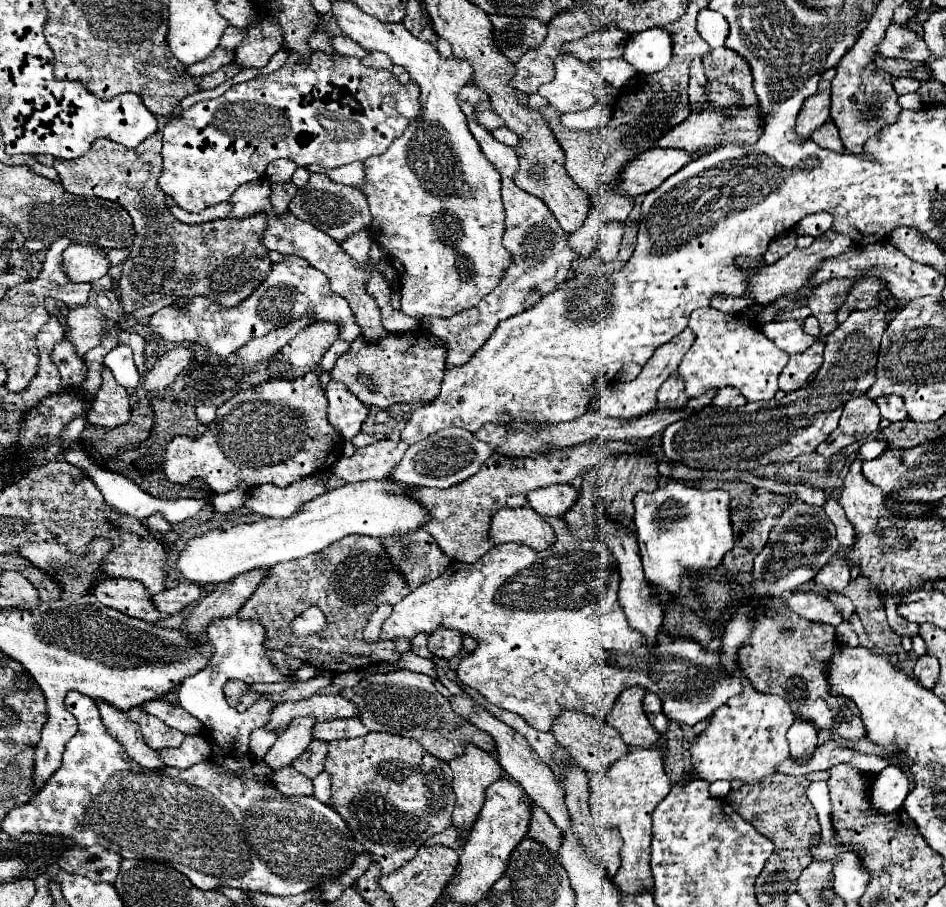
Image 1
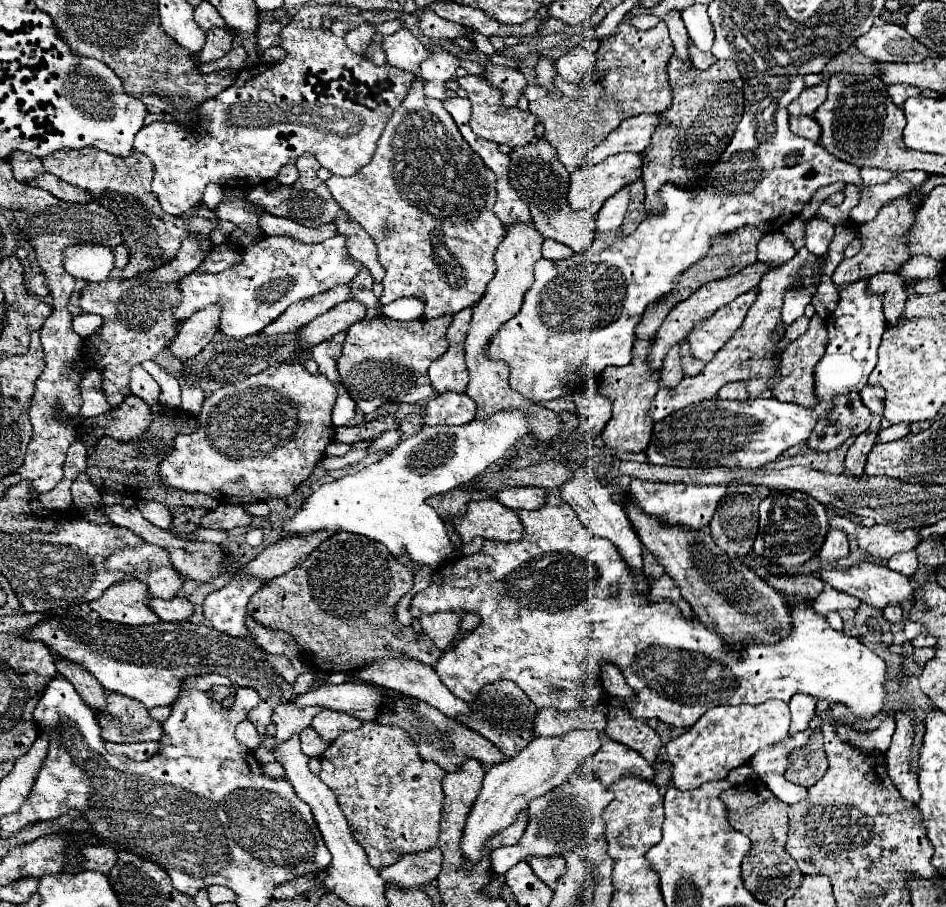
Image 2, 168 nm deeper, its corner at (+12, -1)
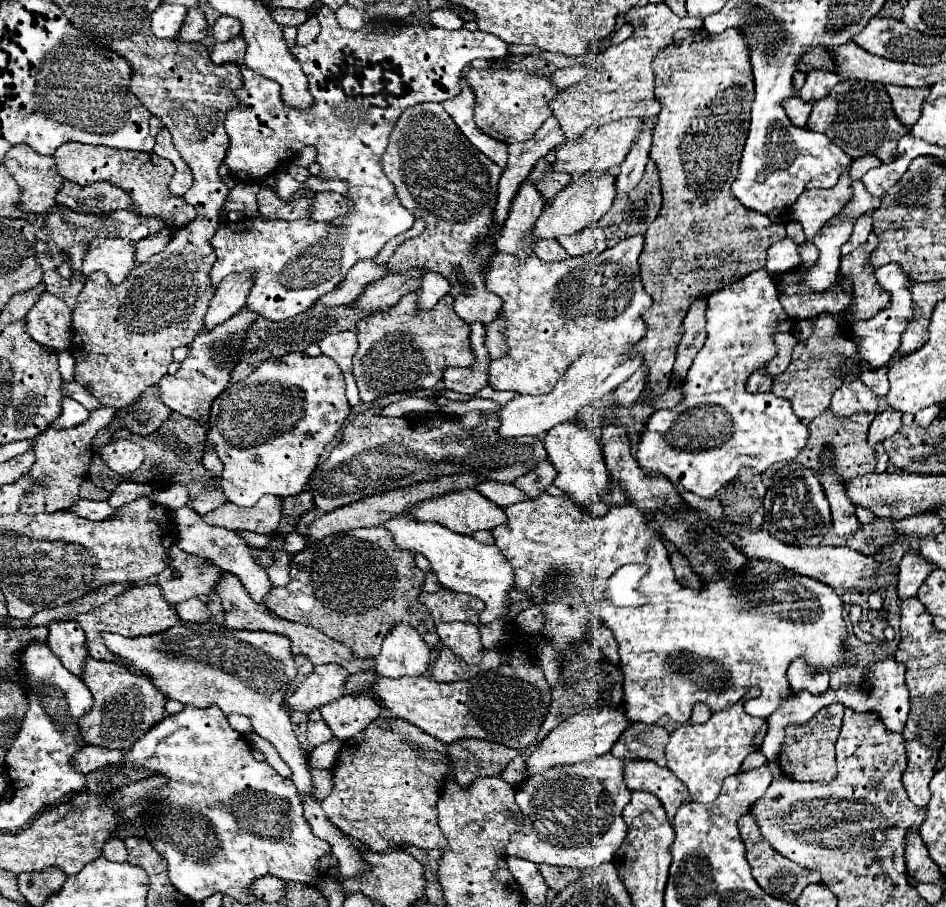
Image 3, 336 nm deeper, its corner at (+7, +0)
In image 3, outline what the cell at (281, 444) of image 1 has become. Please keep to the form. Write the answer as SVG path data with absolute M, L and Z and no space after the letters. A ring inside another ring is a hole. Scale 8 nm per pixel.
M289 353L281 359L261 363L249 377L231 383L211 405L205 441L205 447L213 447L223 463L221 489L227 501L241 507L253 507L265 493L277 497L299 495L315 471L325 445L341 429L349 411L343 373L337 363L325 355L309 357L305 353Z

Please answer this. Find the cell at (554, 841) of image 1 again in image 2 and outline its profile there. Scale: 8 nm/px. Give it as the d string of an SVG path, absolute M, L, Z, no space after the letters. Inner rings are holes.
M532 856L528 858L528 864L534 870L534 874L550 888L554 888L556 880L566 872L566 864L562 856L556 856L556 858L534 858Z

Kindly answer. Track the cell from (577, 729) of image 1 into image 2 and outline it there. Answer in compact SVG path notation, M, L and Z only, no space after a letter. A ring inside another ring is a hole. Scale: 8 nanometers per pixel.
M602 734L602 740L604 740L602 750L596 756L588 758L584 764L580 764L578 768L580 774L592 770L598 774L604 786L624 776L638 776L648 782L654 780L656 770L638 752L632 752L628 746L608 740L604 734Z

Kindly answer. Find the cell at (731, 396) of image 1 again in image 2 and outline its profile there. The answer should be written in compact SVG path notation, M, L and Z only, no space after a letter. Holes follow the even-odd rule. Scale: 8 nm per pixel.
M732 382L724 385L720 390L720 396L724 396L724 392L728 392L728 398L732 400L748 400L748 390L744 382ZM730 390L730 392L728 392Z

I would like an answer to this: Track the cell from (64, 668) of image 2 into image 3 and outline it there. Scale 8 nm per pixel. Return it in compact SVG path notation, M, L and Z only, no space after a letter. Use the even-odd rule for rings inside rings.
M77 621L51 623L47 645L73 675L83 677L85 657L89 657L89 651L85 647L85 631L81 631Z

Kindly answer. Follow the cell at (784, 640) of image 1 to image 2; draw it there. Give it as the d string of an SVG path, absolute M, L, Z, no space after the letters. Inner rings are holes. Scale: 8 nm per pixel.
M624 506L640 542L658 558L664 570L672 576L682 596L690 602L694 616L720 632L730 646L738 648L744 638L754 636L756 642L774 644L790 632L790 612L782 596L768 586L756 572L740 560L732 560L722 548L714 544L710 526L698 530L680 528L680 524L664 526L656 516L646 514L636 506Z

